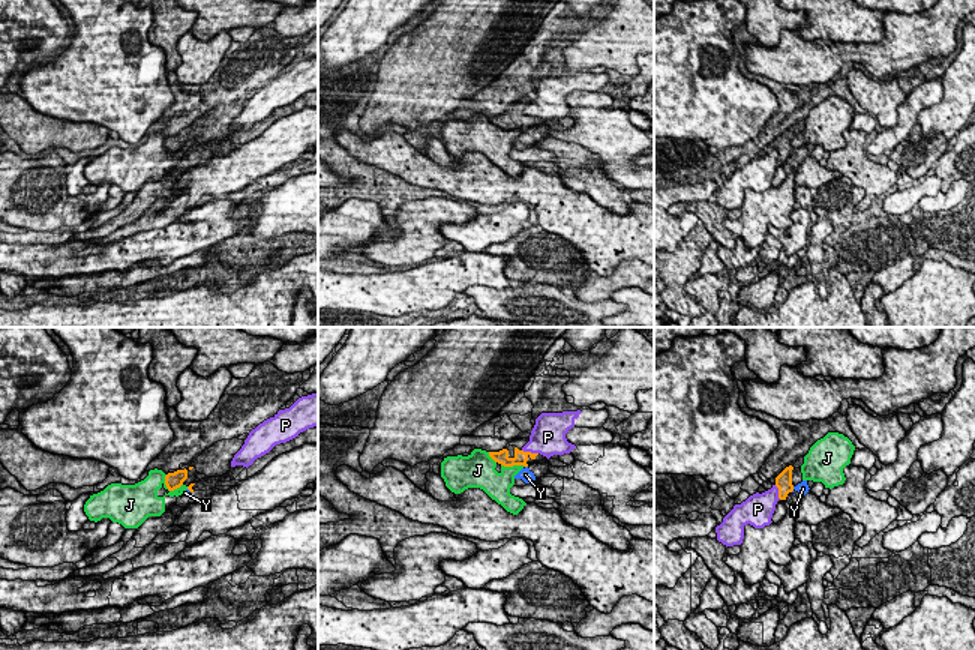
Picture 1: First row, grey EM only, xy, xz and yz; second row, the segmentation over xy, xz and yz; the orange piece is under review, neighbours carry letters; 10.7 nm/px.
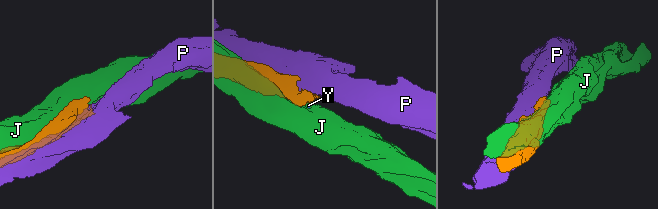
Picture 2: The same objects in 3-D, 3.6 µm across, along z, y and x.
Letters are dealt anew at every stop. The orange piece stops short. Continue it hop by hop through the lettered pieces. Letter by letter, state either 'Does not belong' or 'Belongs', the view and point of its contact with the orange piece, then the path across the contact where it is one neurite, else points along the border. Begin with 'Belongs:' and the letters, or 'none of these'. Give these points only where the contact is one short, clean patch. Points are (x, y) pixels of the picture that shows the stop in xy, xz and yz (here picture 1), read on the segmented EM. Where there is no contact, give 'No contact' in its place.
Belongs: none of these
J: Does not belong. Touches orange at xy (170, 490)
P: Does not belong. Touches orange at xz (530, 452)
Y: Does not belong. Touches orange at yz (792, 490). Boundary: yz (794, 487), (791, 491)

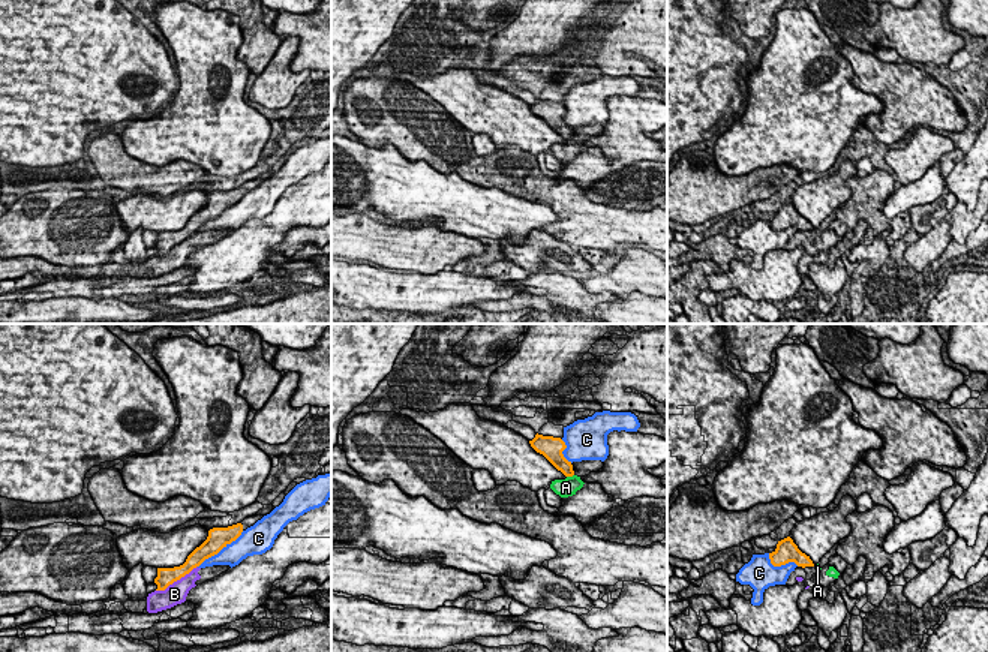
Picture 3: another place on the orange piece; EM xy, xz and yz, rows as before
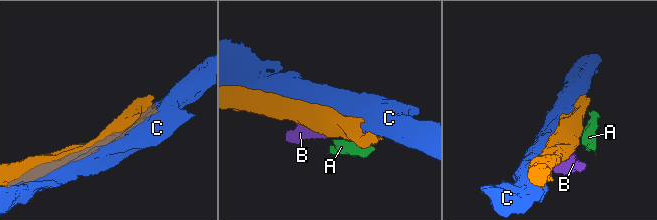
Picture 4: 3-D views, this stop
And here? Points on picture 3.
Belongs: none of these
A: Does not belong. Touches orange at xz (570, 475). Boundary: xz (573, 474), (567, 477)
B: Does not belong. Touches orange at xy (176, 580)
C: Does not belong. Touches orange at xy (221, 549)

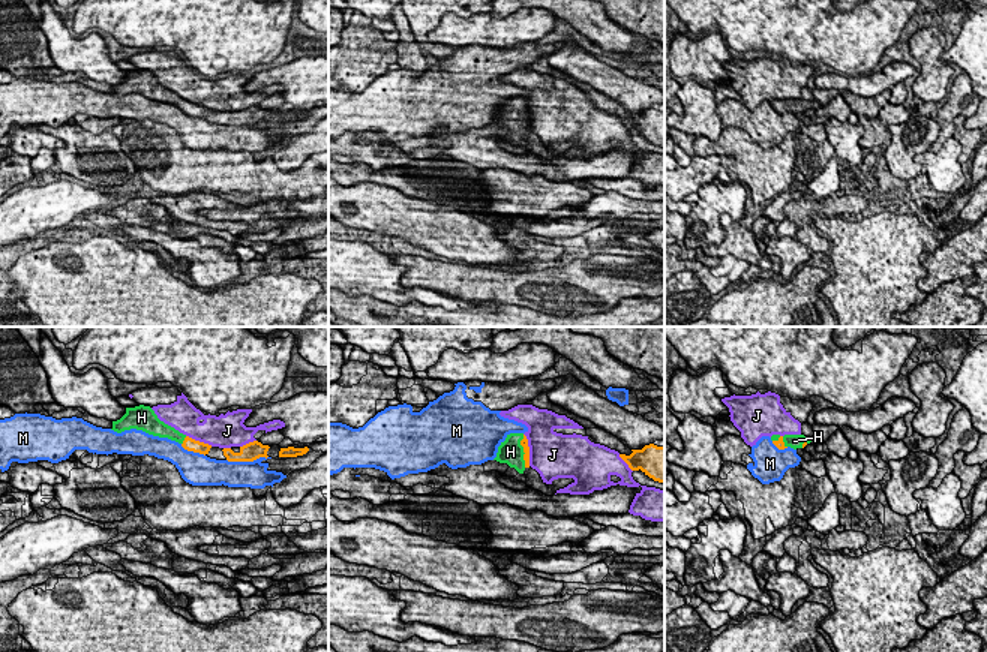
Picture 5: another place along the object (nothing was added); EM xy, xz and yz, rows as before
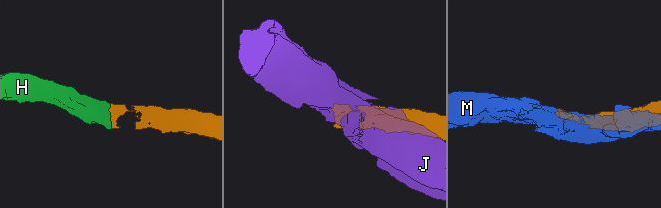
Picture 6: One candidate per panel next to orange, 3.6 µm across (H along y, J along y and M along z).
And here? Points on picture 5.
Belongs: H
H: Belongs. Touches orange at xz (524, 451). Path across: xz (524, 442), (524, 451), (510, 451)
J: Does not belong. Touches orange at xz (528, 450)
M: Does not belong. Touches orange at xy (246, 460)

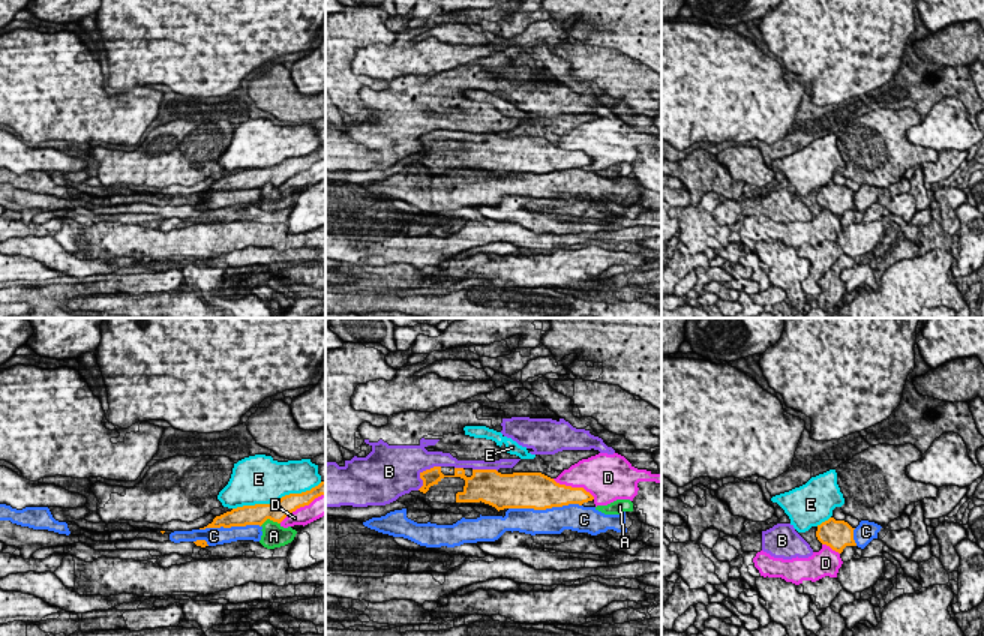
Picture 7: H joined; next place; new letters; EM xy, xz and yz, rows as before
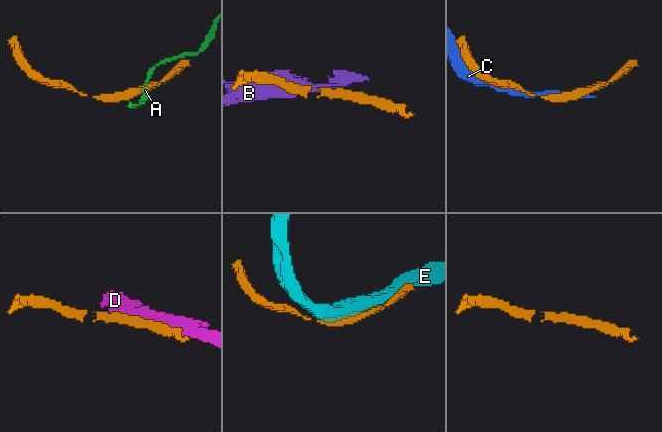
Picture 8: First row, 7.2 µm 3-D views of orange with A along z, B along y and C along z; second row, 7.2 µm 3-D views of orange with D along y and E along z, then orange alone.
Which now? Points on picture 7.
Belongs: none of these
A: Does not belong. Touches orange at xy (269, 518)
B: Does not belong. Touches orange at xz (422, 473)
C: Does not belong. Touches orange at xz (545, 509)
D: Does not belong. Touches orange at xz (573, 488)
E: Does not belong. Touches orange at xy (276, 501)

